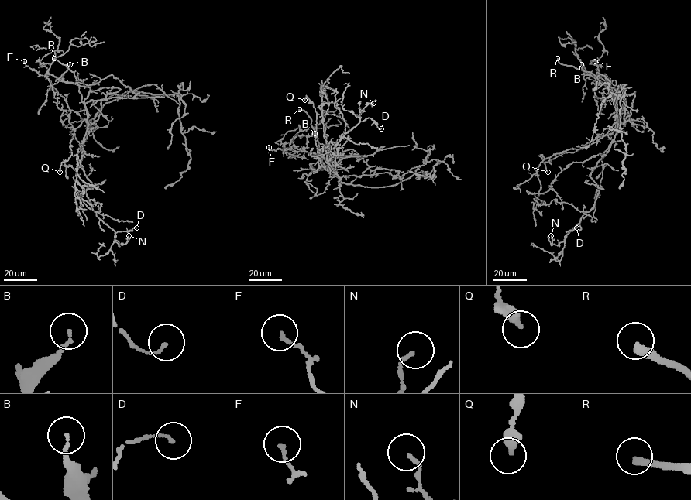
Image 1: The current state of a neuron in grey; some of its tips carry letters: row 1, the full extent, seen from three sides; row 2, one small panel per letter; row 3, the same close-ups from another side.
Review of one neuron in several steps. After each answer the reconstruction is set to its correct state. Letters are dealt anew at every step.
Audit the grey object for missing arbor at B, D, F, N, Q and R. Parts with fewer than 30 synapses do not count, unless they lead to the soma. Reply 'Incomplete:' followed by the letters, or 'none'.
Incomplete: B, R

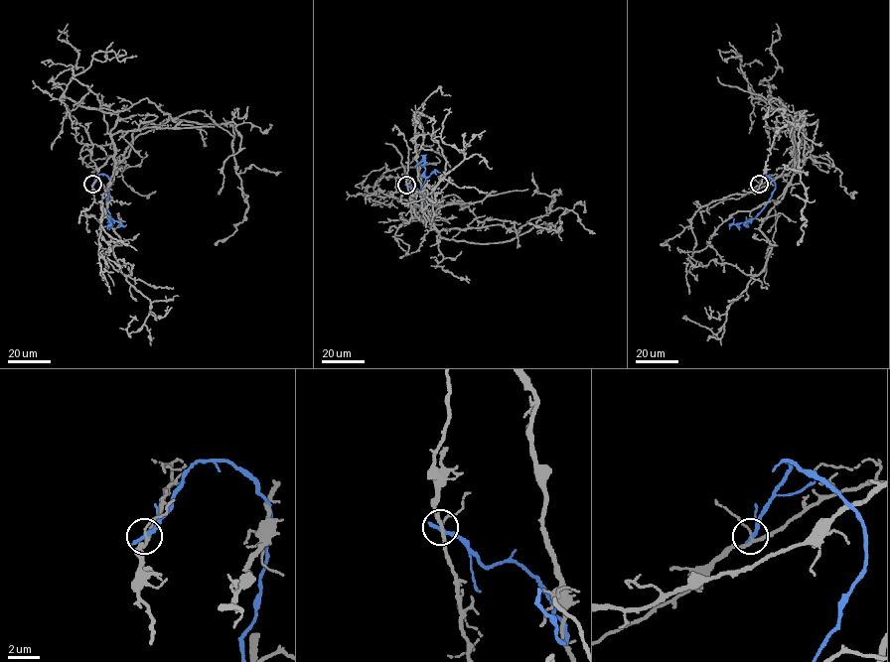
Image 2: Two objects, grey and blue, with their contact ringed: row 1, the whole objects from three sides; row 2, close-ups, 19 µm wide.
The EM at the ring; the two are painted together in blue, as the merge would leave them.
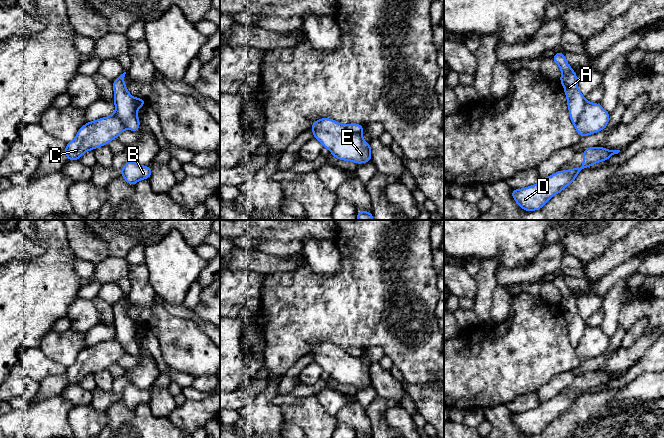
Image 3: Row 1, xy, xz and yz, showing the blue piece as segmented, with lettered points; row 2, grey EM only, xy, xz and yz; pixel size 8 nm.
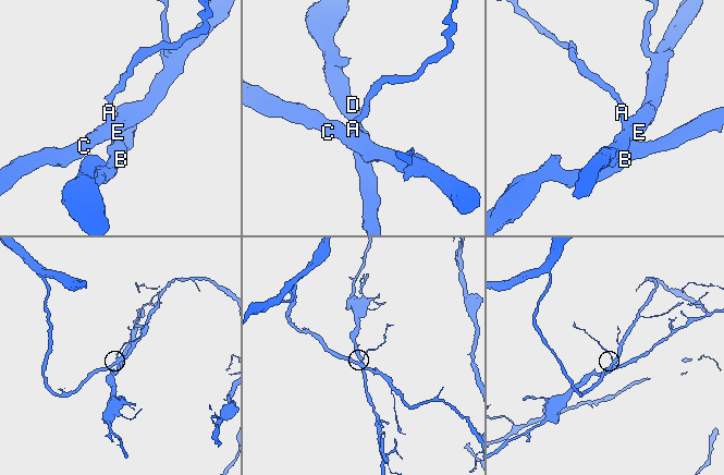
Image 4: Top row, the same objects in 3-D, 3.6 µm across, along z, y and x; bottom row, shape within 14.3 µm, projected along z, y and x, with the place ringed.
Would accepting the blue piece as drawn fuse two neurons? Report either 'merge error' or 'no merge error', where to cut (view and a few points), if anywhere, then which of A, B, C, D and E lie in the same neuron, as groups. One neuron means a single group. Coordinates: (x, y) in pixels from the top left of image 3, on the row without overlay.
merge error; cut yz (586, 325), (578, 344), (574, 348); groups A B D / C E

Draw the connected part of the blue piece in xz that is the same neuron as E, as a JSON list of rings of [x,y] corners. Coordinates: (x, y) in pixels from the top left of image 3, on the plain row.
[[[330,342],[314,345],[310,354],[332,379],[342,385],[349,384],[361,388],[372,385],[371,367],[366,367],[362,358],[357,358],[345,349]]]

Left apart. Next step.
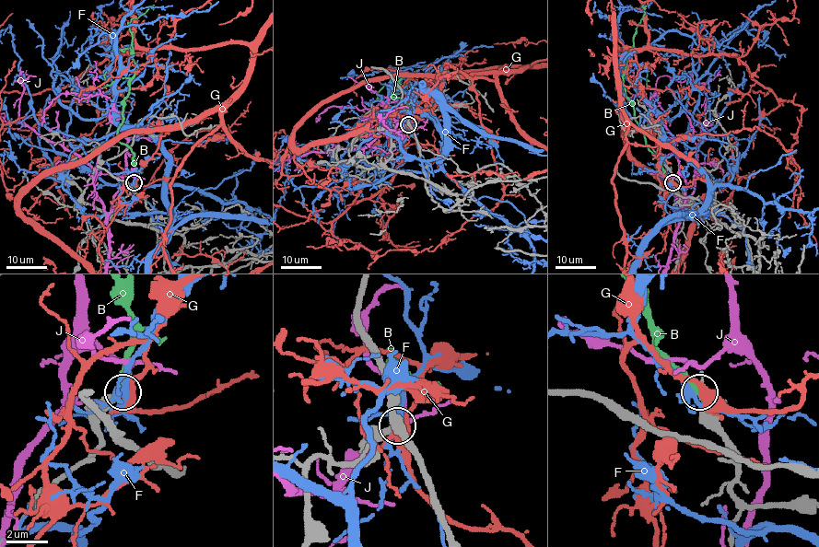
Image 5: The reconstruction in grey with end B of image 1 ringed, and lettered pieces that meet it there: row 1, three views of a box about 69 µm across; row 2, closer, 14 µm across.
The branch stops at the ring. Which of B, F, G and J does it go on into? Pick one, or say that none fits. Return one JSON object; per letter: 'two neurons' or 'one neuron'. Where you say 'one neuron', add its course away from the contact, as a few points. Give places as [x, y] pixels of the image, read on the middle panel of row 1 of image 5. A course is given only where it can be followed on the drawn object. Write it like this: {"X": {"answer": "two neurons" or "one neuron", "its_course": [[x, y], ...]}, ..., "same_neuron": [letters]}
{"B": {"answer": "one neuron"}, "F": {"answer": "two neurons"}, "G": {"answer": "two neurons"}, "J": {"answer": "two neurons"}, "same_neuron": ["B"]}

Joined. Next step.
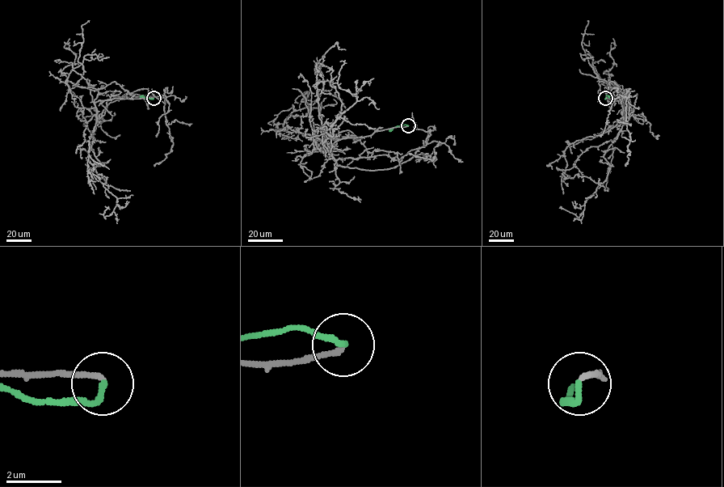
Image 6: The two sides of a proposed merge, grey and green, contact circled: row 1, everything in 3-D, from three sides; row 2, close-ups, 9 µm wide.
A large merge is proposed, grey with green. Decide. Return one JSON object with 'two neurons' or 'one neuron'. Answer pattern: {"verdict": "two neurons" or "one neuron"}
{"verdict": "two neurons"}

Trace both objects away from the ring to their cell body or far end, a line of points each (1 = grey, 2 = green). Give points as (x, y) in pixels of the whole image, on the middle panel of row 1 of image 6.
1: (408, 125), (343, 137), (325, 150), (337, 165), (368, 170), (393, 168), (418, 154), (436, 158), (408, 154)
2: (408, 125), (394, 127), (389, 130)

